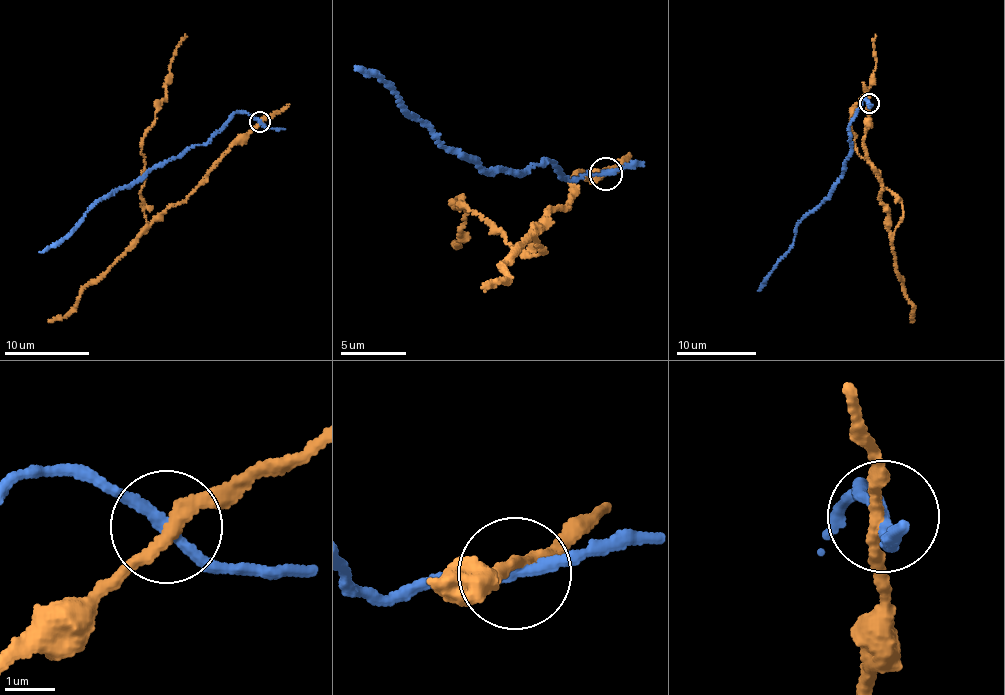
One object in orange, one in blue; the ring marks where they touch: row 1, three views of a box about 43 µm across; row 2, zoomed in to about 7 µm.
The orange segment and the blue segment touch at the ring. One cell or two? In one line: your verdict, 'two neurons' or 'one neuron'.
two neurons

